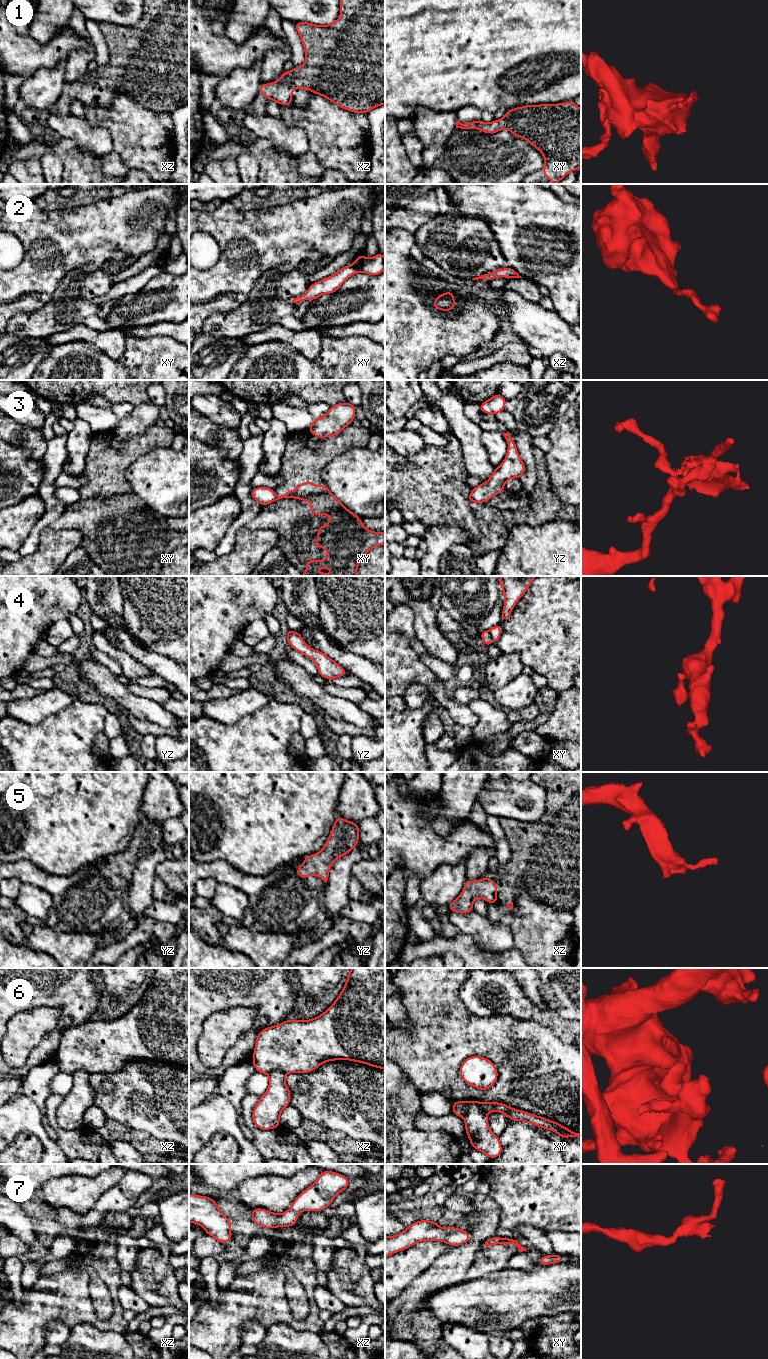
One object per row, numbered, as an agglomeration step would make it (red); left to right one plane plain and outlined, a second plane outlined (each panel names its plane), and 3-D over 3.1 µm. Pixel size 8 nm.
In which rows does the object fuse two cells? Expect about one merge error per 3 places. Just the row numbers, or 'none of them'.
3, 4, 6

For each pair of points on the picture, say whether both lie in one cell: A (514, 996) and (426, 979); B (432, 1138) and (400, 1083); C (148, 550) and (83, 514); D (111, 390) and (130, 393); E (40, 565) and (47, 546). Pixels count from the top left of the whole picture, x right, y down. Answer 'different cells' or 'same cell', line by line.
A: different cells
B: same cell
C: same cell
D: same cell
E: same cell

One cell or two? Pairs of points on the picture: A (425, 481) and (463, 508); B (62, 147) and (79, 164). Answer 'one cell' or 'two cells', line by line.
A: one cell
B: one cell

